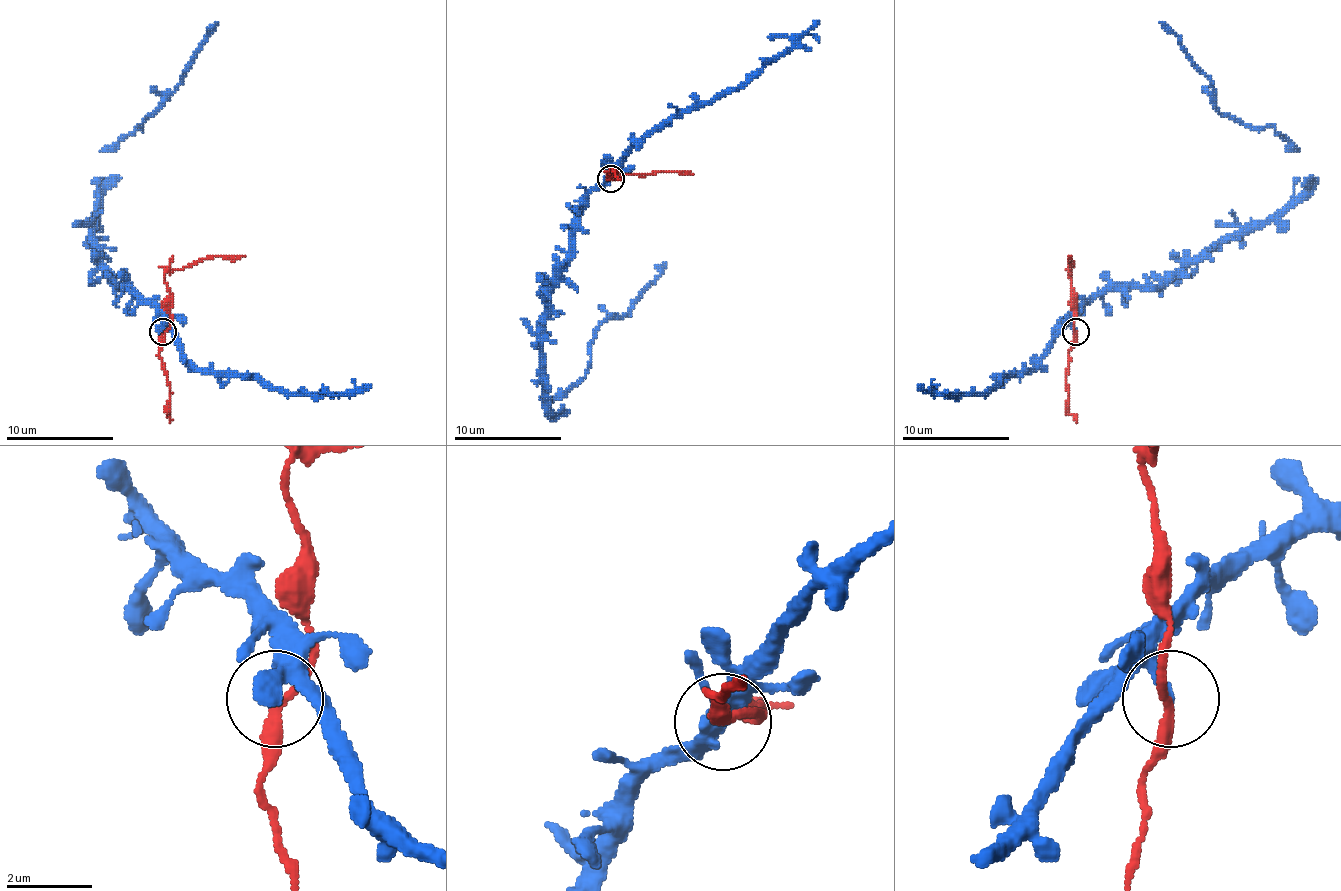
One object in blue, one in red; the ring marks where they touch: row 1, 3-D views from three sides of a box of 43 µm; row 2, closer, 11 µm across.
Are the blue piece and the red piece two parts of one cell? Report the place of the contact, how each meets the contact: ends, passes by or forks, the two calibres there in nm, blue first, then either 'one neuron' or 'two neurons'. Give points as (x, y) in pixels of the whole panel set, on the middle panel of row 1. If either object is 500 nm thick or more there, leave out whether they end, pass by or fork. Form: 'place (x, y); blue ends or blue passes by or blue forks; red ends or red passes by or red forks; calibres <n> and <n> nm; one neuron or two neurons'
place (610, 179); blue ends; red passes by; calibres 200 and 240 nm; two neurons

